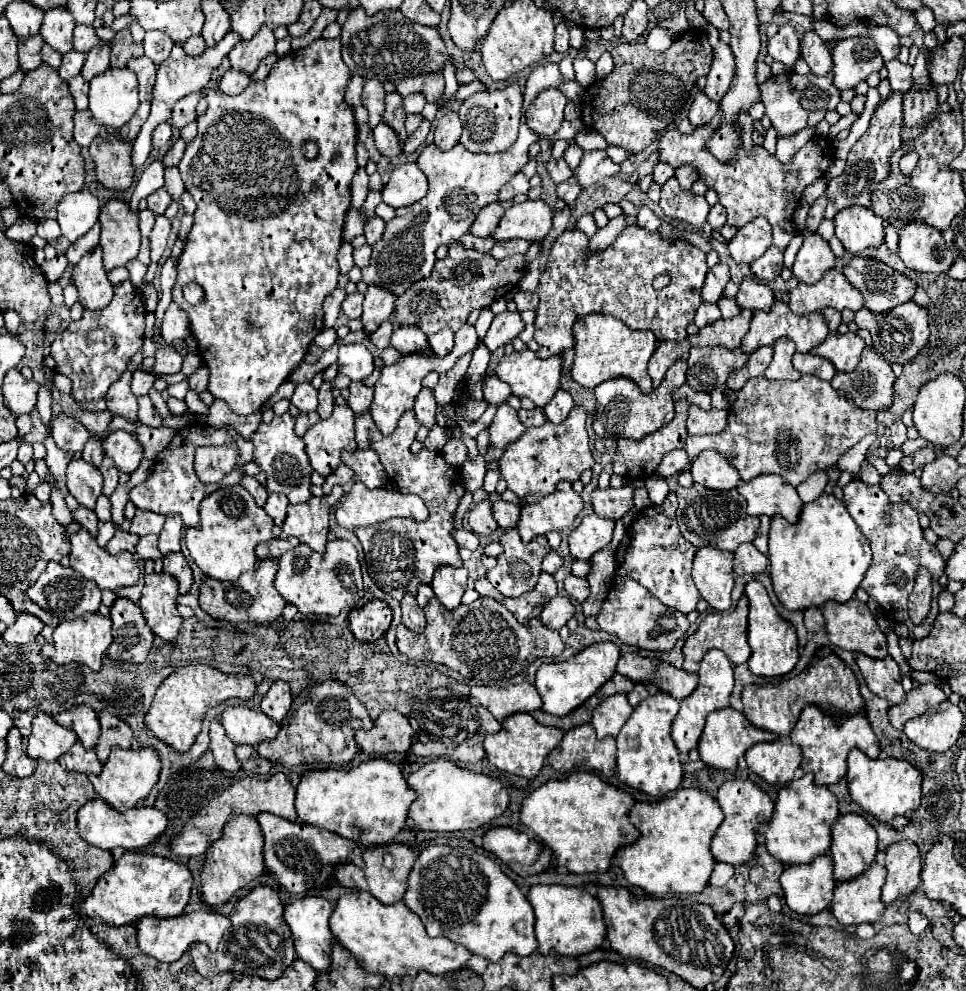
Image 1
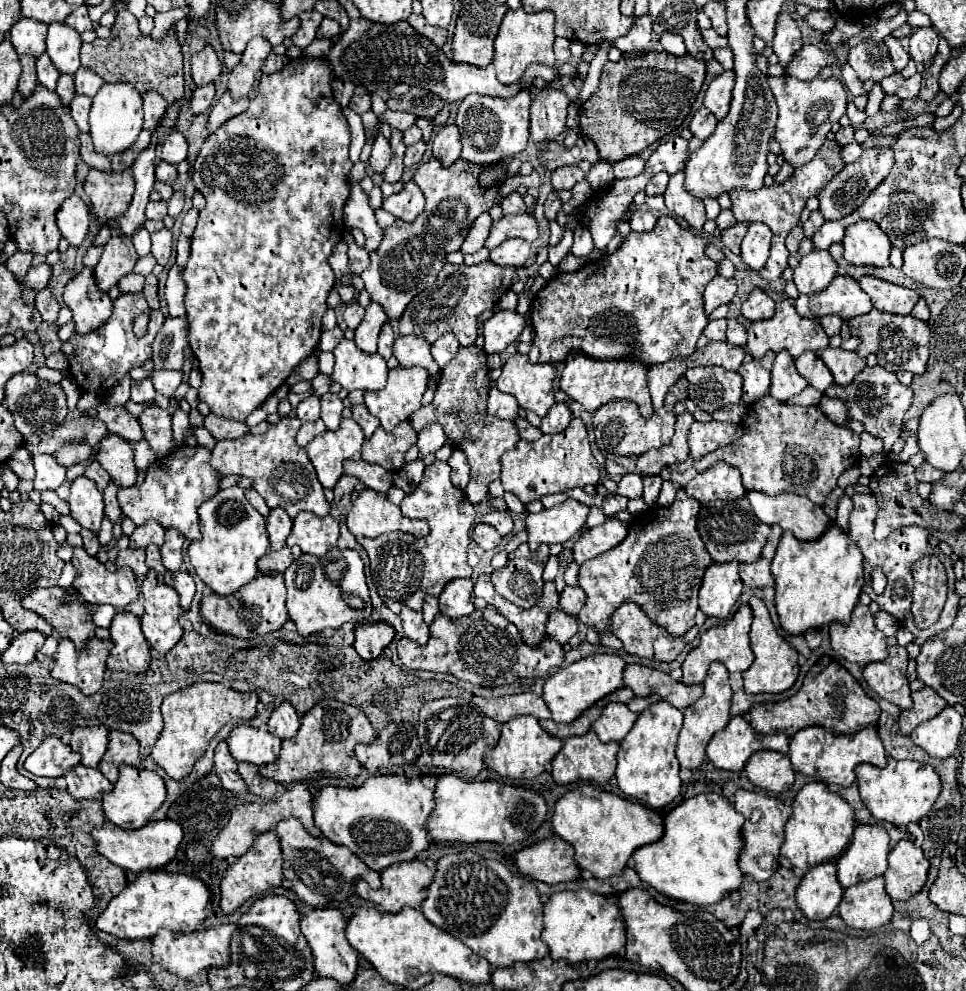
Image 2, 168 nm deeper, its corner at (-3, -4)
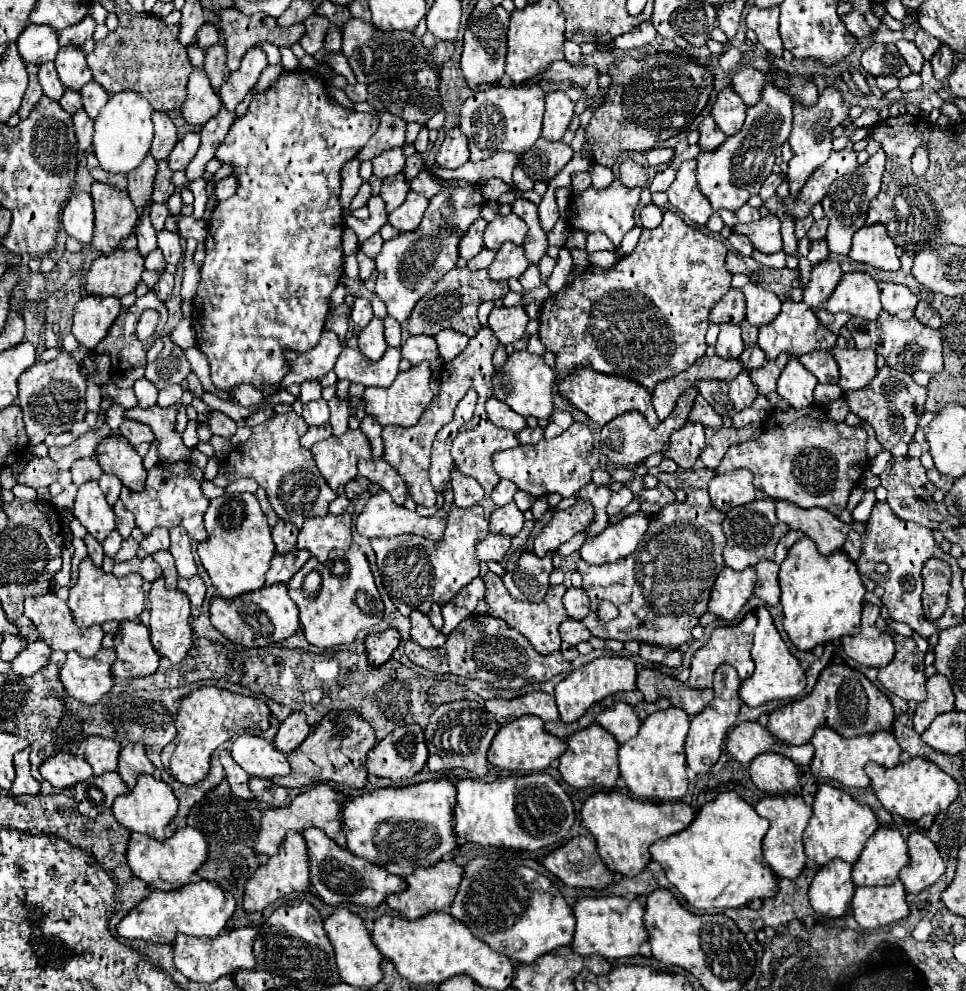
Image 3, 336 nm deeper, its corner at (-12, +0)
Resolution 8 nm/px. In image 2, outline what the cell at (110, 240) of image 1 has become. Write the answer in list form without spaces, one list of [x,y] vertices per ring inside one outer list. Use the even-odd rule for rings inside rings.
[[[113,236],[105,246],[103,246],[103,256],[99,264],[95,266],[95,280],[97,286],[103,292],[109,292],[119,278],[127,276],[133,272],[133,266],[137,262],[137,252],[127,236]]]

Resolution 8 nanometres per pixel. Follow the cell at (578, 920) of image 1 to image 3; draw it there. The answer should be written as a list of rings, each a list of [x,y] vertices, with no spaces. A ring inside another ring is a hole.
[[[594,896],[582,898],[574,906],[576,932],[572,940],[572,950],[580,956],[600,954],[608,960],[636,956],[640,946],[648,940],[648,930],[644,928],[644,908],[646,898],[622,898],[622,896]]]

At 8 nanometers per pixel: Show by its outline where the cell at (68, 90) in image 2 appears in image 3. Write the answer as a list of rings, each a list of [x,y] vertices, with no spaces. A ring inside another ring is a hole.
[[[66,90],[62,100],[60,100],[60,106],[68,112],[68,114],[76,114],[80,108],[82,108],[82,98],[80,98],[80,92],[74,92],[74,90]]]

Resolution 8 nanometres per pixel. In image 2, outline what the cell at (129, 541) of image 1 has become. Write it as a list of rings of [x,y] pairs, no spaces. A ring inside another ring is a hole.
[[[127,548],[127,550],[119,550],[115,560],[109,560],[105,564],[111,570],[117,570],[121,566],[129,566],[135,574],[145,574],[149,568],[145,564],[145,550],[141,548]]]

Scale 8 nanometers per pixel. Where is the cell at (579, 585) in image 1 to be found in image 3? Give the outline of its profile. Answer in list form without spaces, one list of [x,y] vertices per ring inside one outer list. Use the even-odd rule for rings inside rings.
[[[568,588],[564,594],[564,608],[570,618],[582,620],[588,614],[590,600],[582,588]]]

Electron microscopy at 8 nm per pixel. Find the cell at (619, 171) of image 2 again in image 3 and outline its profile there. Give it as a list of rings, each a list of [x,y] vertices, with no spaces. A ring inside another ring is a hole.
[[[652,148],[652,150],[648,150],[646,154],[646,160],[648,160],[648,164],[650,166],[658,166],[658,164],[664,164],[664,162],[670,162],[672,158],[674,158],[674,150],[670,150],[670,148]]]

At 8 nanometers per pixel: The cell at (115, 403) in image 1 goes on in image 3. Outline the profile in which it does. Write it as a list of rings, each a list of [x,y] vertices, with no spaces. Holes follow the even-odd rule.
[[[124,420],[120,424],[120,434],[132,444],[132,446],[138,446],[142,442],[152,442],[154,440],[154,434],[148,426],[140,424],[140,422],[134,422],[134,420]]]

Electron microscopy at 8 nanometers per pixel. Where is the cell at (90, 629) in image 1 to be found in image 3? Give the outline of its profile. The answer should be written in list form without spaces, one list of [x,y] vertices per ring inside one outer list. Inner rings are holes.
[[[102,648],[92,658],[82,658],[76,652],[68,652],[68,658],[60,670],[60,682],[68,696],[84,702],[98,704],[104,694],[110,692],[108,674],[114,664],[114,648]]]

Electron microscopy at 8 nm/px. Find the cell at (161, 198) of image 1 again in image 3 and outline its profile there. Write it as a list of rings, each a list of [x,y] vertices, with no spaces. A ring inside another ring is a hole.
[[[158,202],[152,204],[152,208],[150,208],[150,220],[152,220],[152,224],[154,224],[156,230],[162,230],[164,228],[164,220],[168,216],[170,216],[170,212],[168,212],[168,206],[166,204],[158,204]]]

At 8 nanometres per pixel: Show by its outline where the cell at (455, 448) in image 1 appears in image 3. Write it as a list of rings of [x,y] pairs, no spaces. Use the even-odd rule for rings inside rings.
[[[458,468],[452,470],[452,490],[454,490],[454,506],[458,508],[470,508],[478,504],[484,498],[484,490],[476,480],[462,476]]]

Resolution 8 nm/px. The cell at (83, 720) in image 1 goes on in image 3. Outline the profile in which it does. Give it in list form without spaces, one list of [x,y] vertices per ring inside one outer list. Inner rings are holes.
[[[88,736],[80,748],[78,756],[90,762],[94,768],[94,776],[100,776],[104,772],[114,772],[118,768],[118,754],[120,754],[120,744],[108,738],[100,736]]]

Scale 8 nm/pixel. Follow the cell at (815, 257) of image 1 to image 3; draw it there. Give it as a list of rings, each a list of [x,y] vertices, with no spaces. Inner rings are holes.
[[[824,260],[824,262],[812,266],[812,278],[810,278],[808,288],[804,290],[802,300],[812,310],[818,310],[820,304],[824,304],[832,296],[834,288],[840,282],[840,276],[842,276],[840,264],[834,262],[834,260]]]

